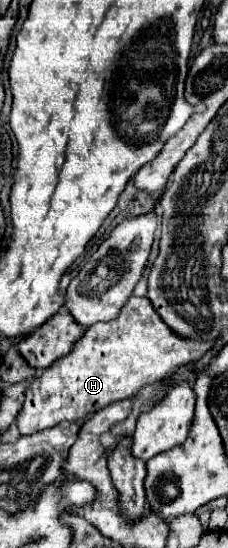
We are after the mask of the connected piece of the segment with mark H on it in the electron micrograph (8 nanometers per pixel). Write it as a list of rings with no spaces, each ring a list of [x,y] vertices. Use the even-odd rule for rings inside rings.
[[[130,297],[114,321],[88,327],[66,357],[54,361],[32,381],[16,427],[22,435],[32,435],[60,421],[84,421],[102,407],[134,397],[142,387],[166,379],[178,367],[200,361],[212,345],[212,341],[186,339],[174,333],[148,297]]]

